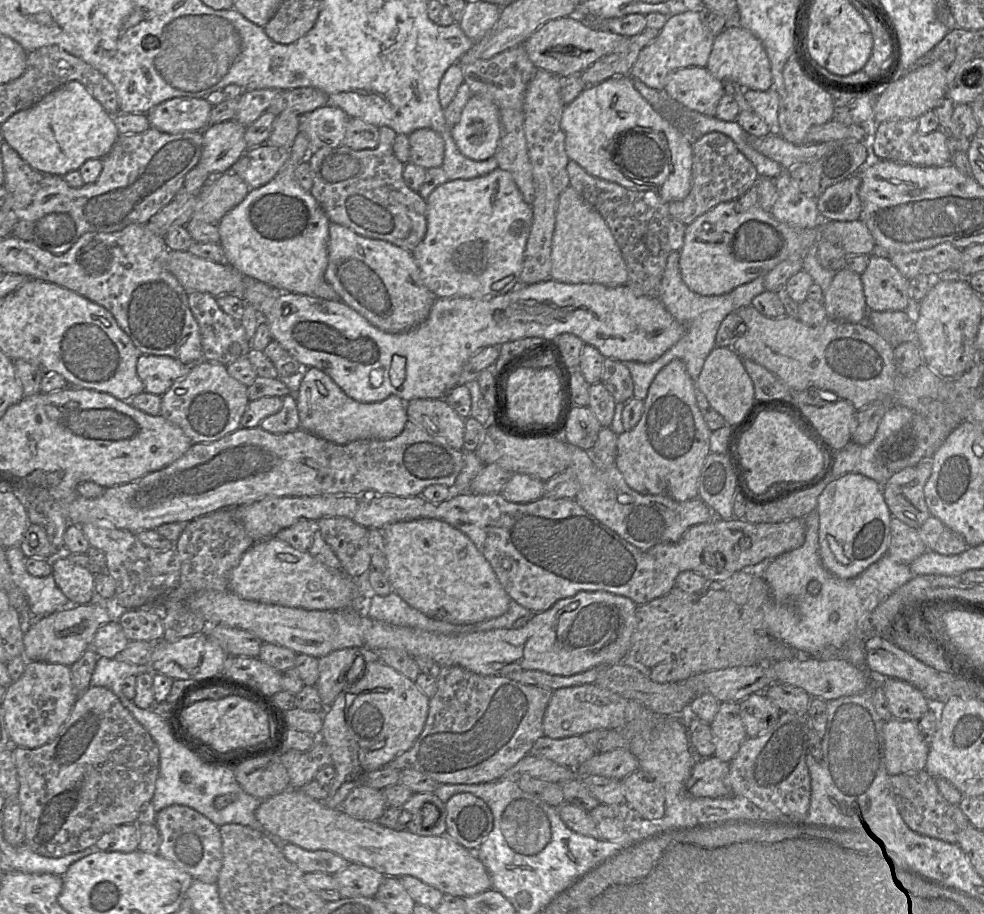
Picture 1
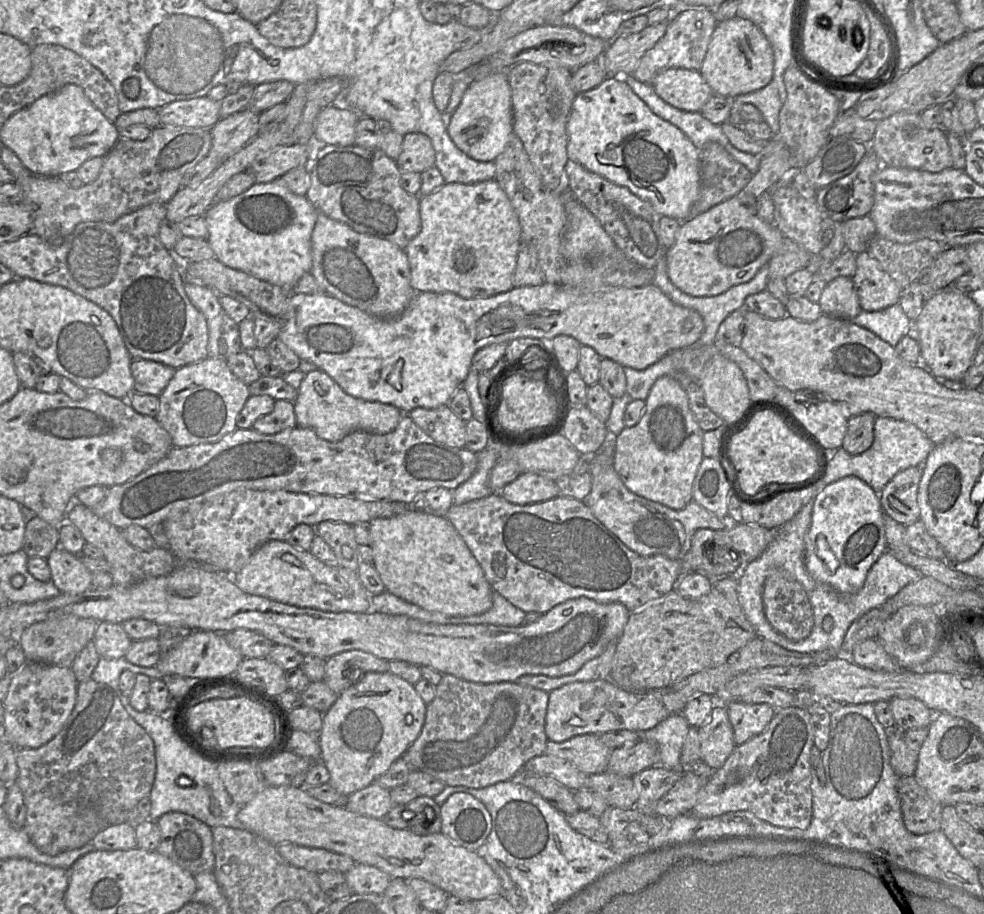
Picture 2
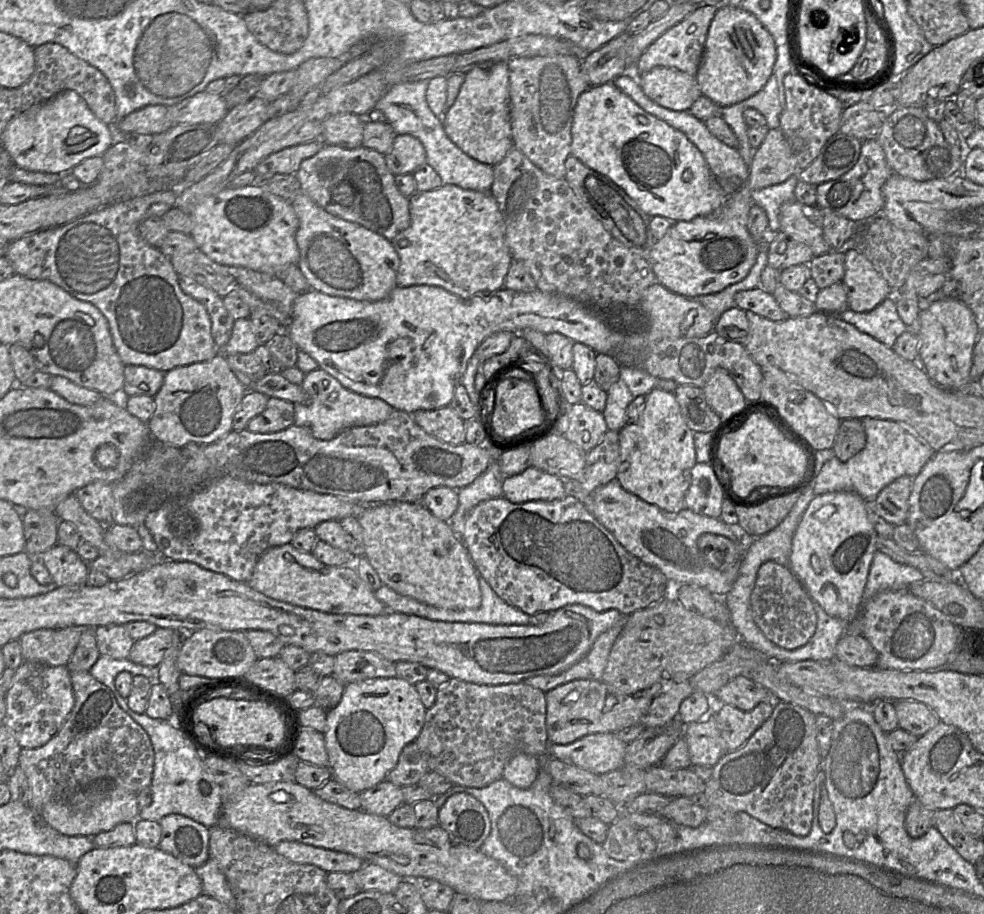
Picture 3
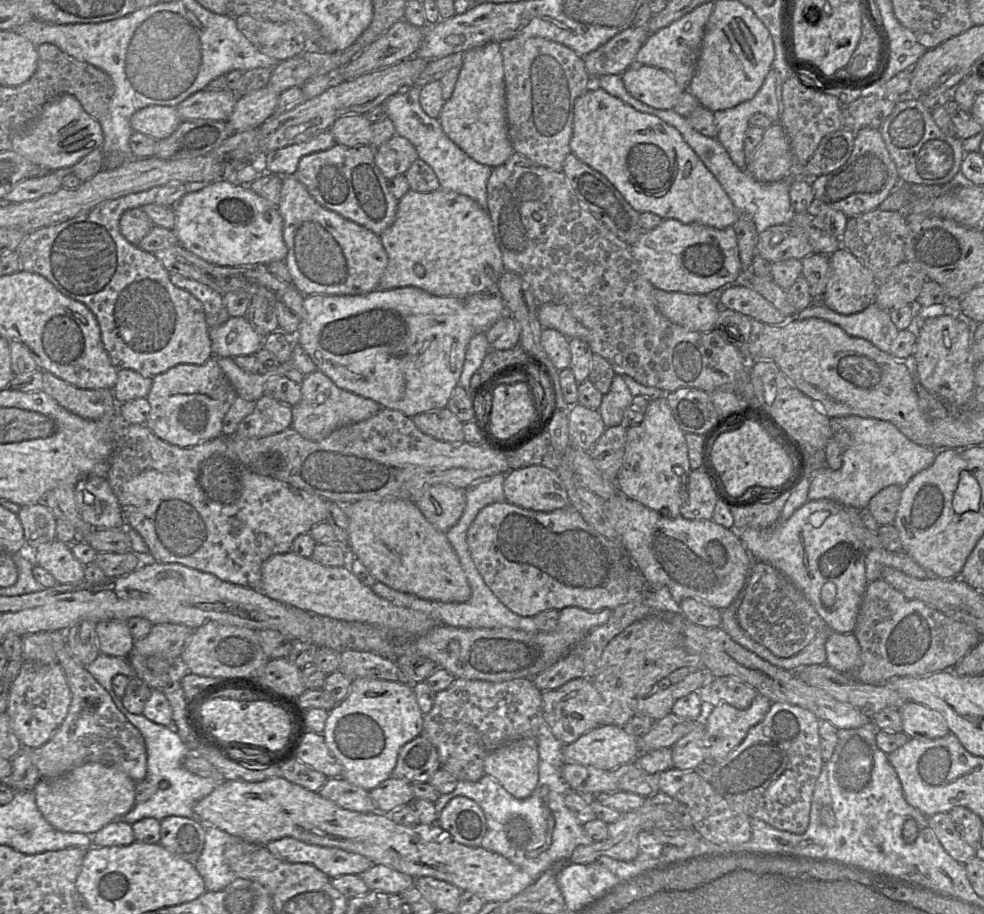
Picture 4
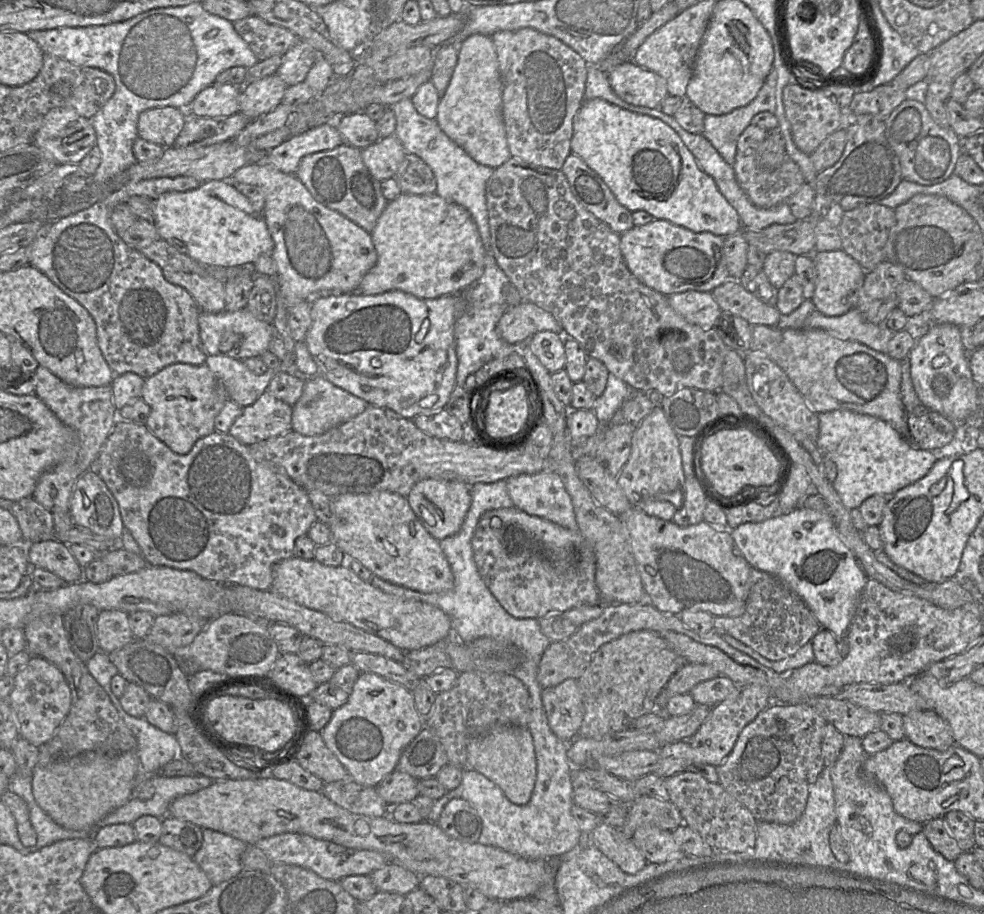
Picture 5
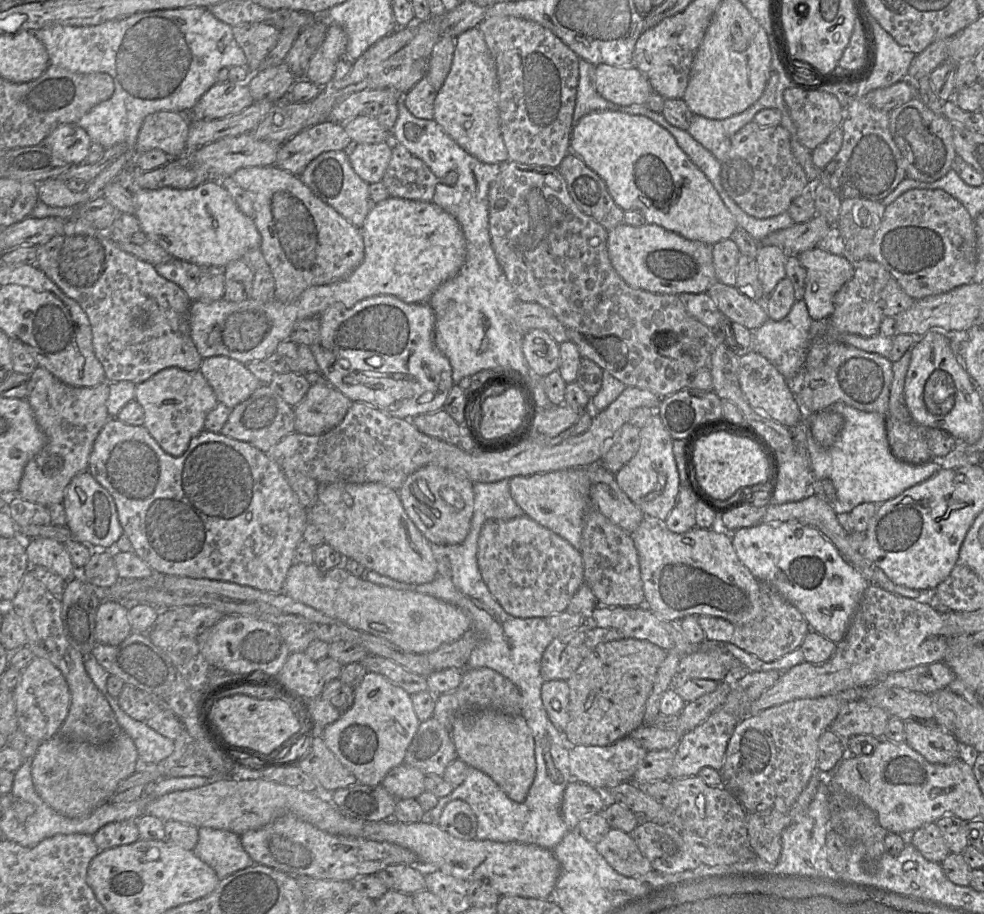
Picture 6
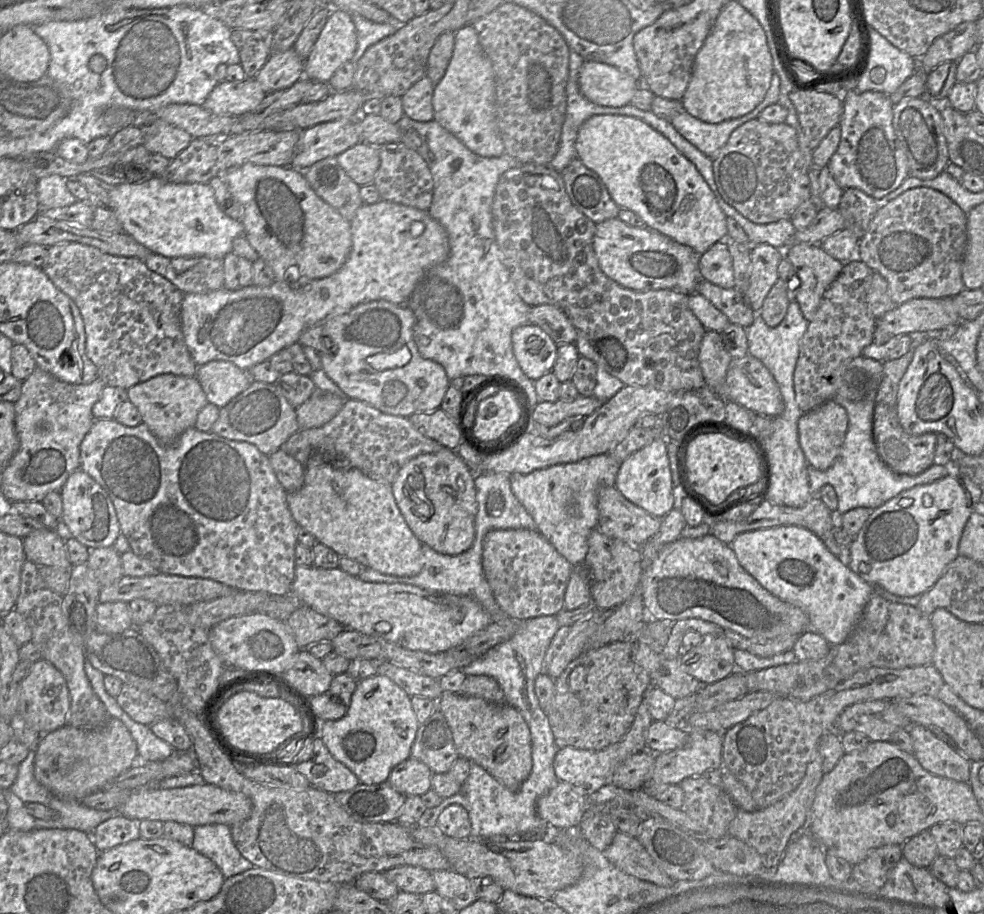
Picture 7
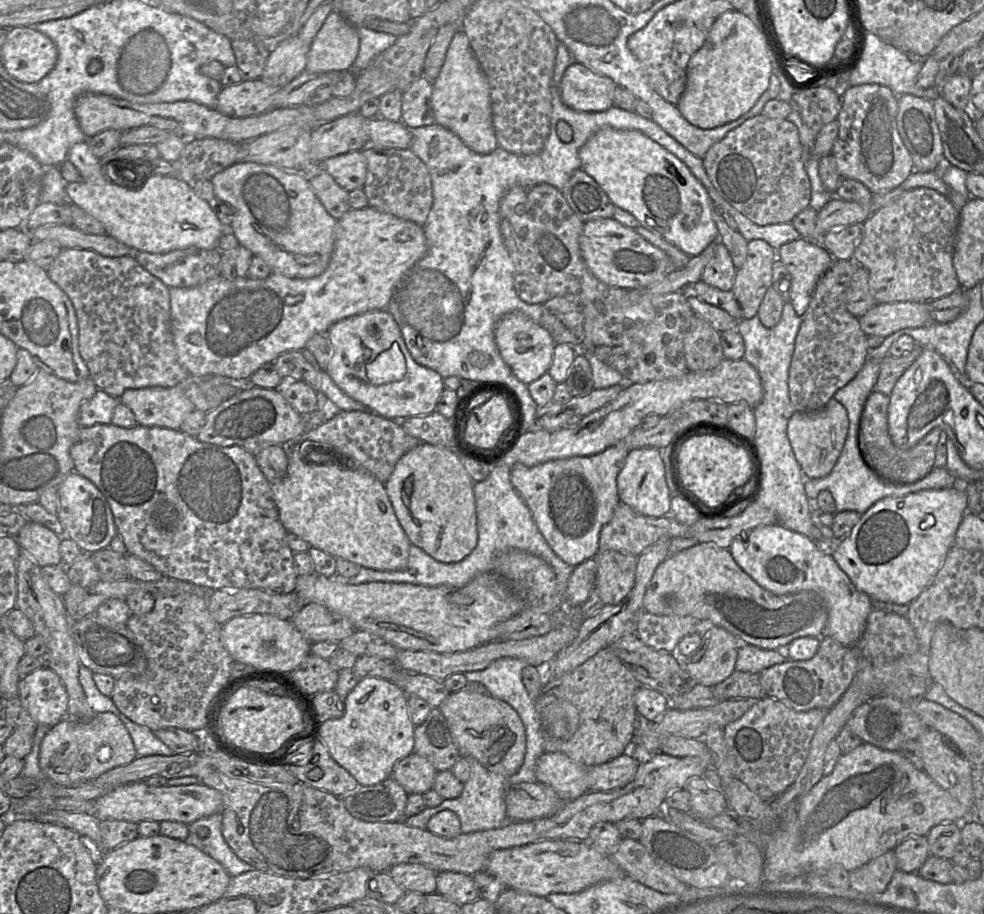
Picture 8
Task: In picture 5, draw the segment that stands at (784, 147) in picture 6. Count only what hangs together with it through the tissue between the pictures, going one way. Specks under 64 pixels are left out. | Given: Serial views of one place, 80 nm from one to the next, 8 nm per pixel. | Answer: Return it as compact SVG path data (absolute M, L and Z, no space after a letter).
M750 124L744 129L737 141L735 161L732 168L741 189L750 201L760 208L771 208L788 200L805 183L798 165L786 157L781 166L773 171L764 171L757 165L759 146L765 141L768 131Z

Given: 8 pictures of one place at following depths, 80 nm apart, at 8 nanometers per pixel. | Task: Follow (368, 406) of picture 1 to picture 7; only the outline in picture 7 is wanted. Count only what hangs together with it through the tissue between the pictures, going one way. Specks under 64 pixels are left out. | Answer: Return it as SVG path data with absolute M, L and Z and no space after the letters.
M315 387L312 395L296 407L300 429L311 429L325 425L341 410L345 399Z

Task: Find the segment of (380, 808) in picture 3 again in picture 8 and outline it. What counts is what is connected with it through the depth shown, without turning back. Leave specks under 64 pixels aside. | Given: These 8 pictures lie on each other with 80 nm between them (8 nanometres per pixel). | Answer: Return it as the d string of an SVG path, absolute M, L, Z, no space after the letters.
M412 752L395 763L392 777L409 794L423 794L433 789L437 772L427 758Z

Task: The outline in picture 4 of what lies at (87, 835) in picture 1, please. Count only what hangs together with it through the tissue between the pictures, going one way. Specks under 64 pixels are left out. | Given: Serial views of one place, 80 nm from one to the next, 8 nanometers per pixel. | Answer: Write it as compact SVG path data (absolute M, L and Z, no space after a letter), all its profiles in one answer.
M66 639L56 656L71 691L71 703L67 716L50 739L36 749L29 749L41 779L57 778L85 763L100 762L121 768L135 782L145 780L147 750L141 732L119 711L109 693L85 666L73 658Z

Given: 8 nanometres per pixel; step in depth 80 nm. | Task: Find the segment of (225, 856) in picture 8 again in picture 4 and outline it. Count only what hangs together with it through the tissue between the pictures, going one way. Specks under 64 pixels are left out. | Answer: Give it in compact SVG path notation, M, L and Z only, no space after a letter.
M206 825L204 848L195 862L206 891L220 891L231 884L237 875L225 863L224 851L233 836L213 825Z

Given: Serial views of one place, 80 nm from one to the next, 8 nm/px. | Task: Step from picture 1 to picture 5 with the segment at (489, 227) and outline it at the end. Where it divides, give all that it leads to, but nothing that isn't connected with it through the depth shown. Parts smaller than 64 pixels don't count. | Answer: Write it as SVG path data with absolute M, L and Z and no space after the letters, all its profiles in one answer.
M401 193L396 199L388 202L371 236L377 251L377 262L363 277L357 291L351 293L377 295L399 290L420 299L439 298L448 294L460 294L483 273L486 249L470 213L464 207L436 193Z

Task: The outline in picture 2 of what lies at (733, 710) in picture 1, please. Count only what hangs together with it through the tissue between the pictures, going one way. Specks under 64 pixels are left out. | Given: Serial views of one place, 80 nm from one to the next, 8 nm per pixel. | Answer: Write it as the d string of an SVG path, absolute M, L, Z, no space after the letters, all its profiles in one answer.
M715 704L709 720L697 728L700 759L713 770L720 769L736 747L726 705Z

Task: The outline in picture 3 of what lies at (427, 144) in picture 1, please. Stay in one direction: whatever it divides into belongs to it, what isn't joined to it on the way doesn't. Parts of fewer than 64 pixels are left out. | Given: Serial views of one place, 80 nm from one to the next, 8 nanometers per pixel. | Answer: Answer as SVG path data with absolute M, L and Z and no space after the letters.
M397 134L391 152L384 156L387 167L395 176L413 174L427 163L423 144L409 134Z

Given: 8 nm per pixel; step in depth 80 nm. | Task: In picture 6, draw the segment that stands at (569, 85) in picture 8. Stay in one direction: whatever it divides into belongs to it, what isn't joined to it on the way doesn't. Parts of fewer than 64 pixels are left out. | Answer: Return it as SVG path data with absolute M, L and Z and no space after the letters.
M595 66L595 89L604 99L621 106L644 104L654 92L645 75L635 66Z

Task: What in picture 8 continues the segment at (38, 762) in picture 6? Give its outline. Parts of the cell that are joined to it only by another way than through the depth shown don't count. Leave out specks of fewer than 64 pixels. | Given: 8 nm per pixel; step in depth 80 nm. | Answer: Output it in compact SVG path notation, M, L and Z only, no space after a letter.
M111 712L97 713L87 721L65 717L44 736L39 751L39 765L45 779L71 786L92 782L101 774L136 759L132 738L121 720Z

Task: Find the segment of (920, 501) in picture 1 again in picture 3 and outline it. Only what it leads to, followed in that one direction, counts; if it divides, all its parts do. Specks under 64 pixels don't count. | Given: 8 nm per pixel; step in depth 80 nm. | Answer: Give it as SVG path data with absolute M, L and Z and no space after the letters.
M902 476L886 486L871 503L874 512L894 526L905 524L913 482L914 477Z

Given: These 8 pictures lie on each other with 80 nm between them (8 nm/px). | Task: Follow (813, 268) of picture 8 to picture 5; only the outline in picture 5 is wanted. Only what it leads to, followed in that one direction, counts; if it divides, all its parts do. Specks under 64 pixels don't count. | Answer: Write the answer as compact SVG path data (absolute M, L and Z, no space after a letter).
M843 249L814 251L811 257L817 273L815 290L811 298L815 310L825 316L834 317L843 315L854 308L855 292L862 285L866 274L860 264Z

